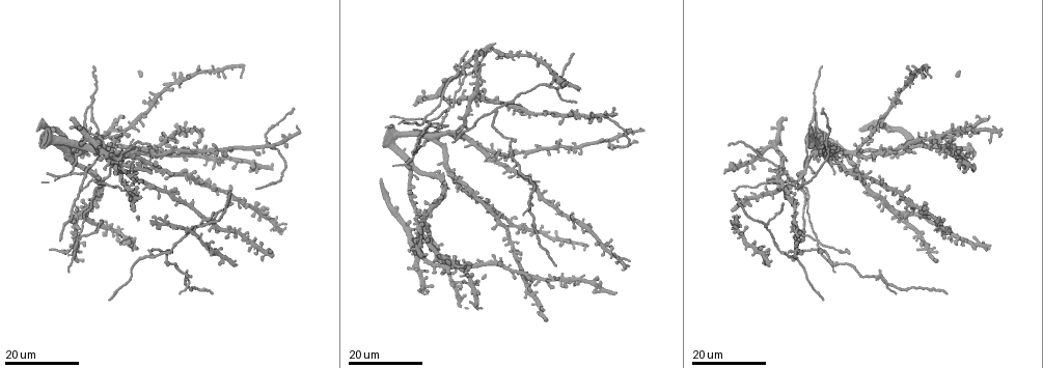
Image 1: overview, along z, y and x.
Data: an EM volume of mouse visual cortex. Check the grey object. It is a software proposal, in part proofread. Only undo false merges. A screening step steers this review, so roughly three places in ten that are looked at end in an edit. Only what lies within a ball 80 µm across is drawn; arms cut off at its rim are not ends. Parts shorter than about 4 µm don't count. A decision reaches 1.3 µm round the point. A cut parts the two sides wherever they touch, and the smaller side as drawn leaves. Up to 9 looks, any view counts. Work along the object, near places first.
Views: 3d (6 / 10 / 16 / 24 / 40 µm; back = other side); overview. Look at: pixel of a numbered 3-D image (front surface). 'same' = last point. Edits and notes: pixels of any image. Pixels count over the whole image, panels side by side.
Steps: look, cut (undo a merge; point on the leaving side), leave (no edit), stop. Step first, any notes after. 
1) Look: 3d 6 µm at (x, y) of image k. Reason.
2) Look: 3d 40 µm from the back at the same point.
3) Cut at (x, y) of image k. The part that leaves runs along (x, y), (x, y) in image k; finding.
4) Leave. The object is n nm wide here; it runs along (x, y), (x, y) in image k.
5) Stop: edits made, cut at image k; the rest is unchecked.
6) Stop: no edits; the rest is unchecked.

Look: 3d 16 µm at (549, 85) of image 1. Three-way junction.

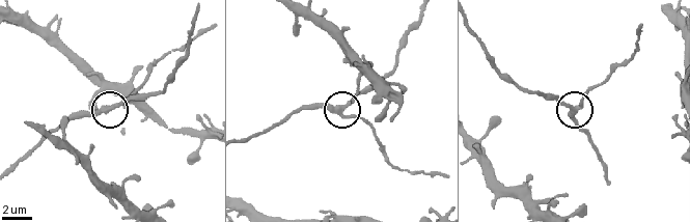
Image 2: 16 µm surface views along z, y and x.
Look: 3d 6 µm at (339, 109) of image 2.

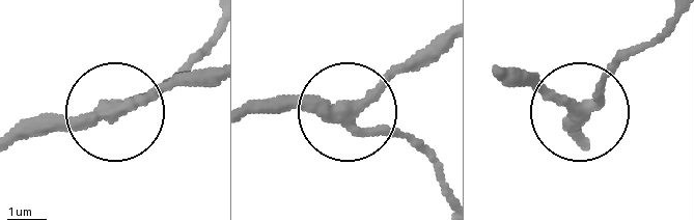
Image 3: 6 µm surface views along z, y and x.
Leave. 3 arms meet here; all the same neuron.

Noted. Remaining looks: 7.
Look: 3d 16 µm at (459, 85) of image 1. Two arms in line, one across.

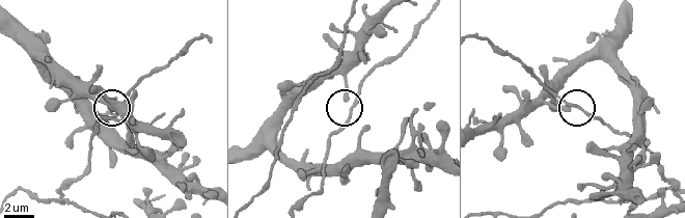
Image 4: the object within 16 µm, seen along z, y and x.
Look: 3d 10 µm at (572, 104) of image 4. Zoom in.

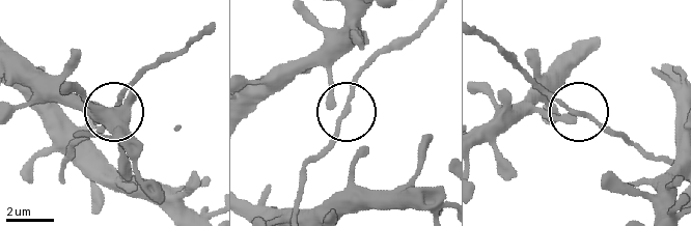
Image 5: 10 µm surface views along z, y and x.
Leave. The object is 200 nm wide here; all the same neuron.

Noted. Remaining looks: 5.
Look: 3d 24 µm at (425, 121) of image 1. Three-way junction.

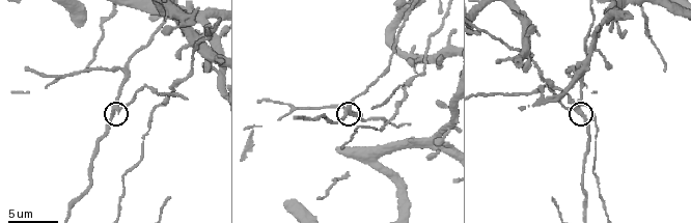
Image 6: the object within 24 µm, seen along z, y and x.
Look: 3d 6 µm at (573, 109) of image 6. Closer look.

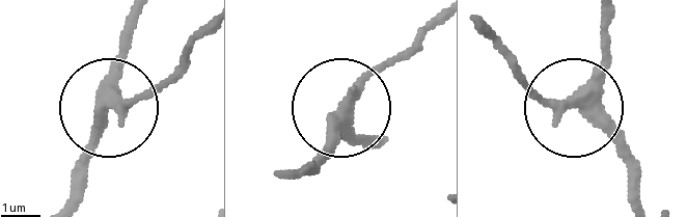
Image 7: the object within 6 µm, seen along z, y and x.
Look: 3d 6 µm from the back at (335, 116) of image 7.

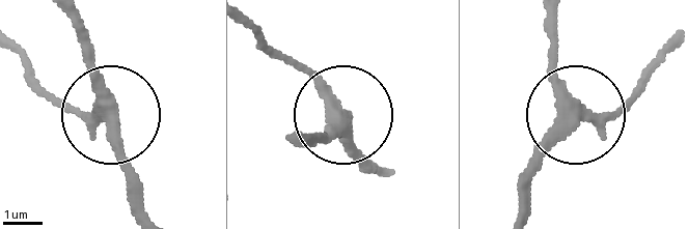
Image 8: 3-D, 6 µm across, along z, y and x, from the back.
Leave. The side arm is 17 µm long; it runs along (552, 23), (552, 82), (572, 122), (525, 178) in image 8; continuous, no second neuron.

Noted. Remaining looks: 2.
Look: 3d 24 µm at (819, 242) of image 1. Four-way junction.

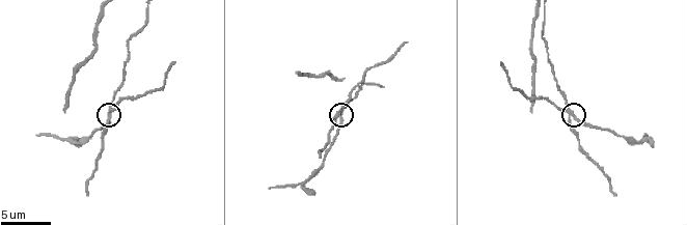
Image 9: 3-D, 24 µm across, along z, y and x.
Look: 3d 6 µm at (570, 115) of image 9. Closer look.

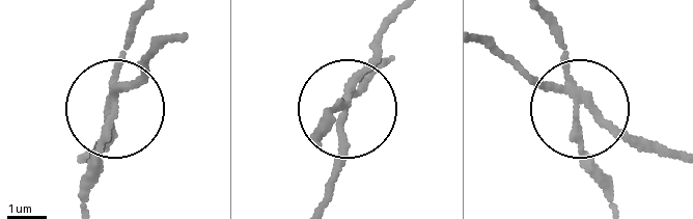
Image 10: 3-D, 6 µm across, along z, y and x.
Cut at (344, 144) of image 10. The object is 170 nm wide here; the part that leaves runs along (347, 101), (324, 207) in image 10; two neurons meet here.

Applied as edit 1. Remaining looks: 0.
Stop: edits made, cut at image 10; the rest is unchecked.

